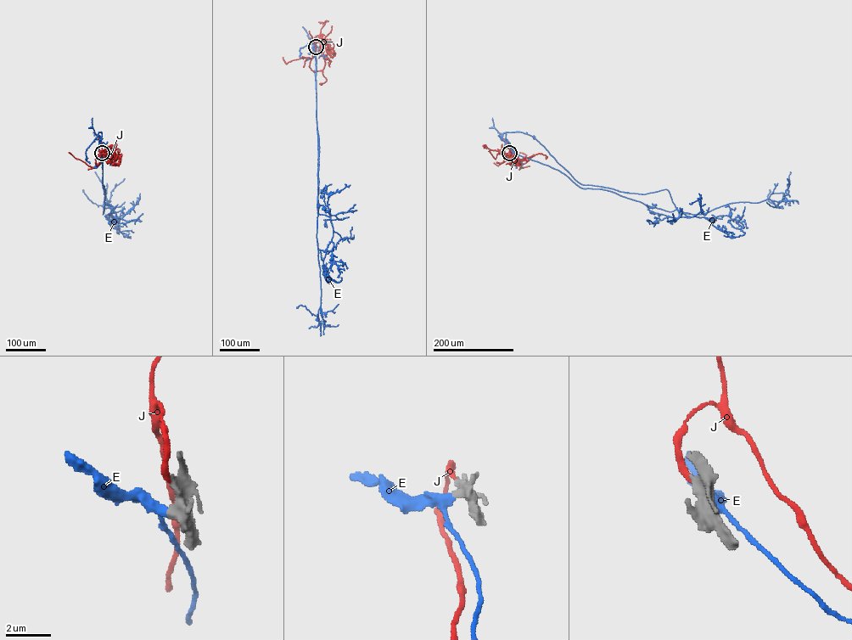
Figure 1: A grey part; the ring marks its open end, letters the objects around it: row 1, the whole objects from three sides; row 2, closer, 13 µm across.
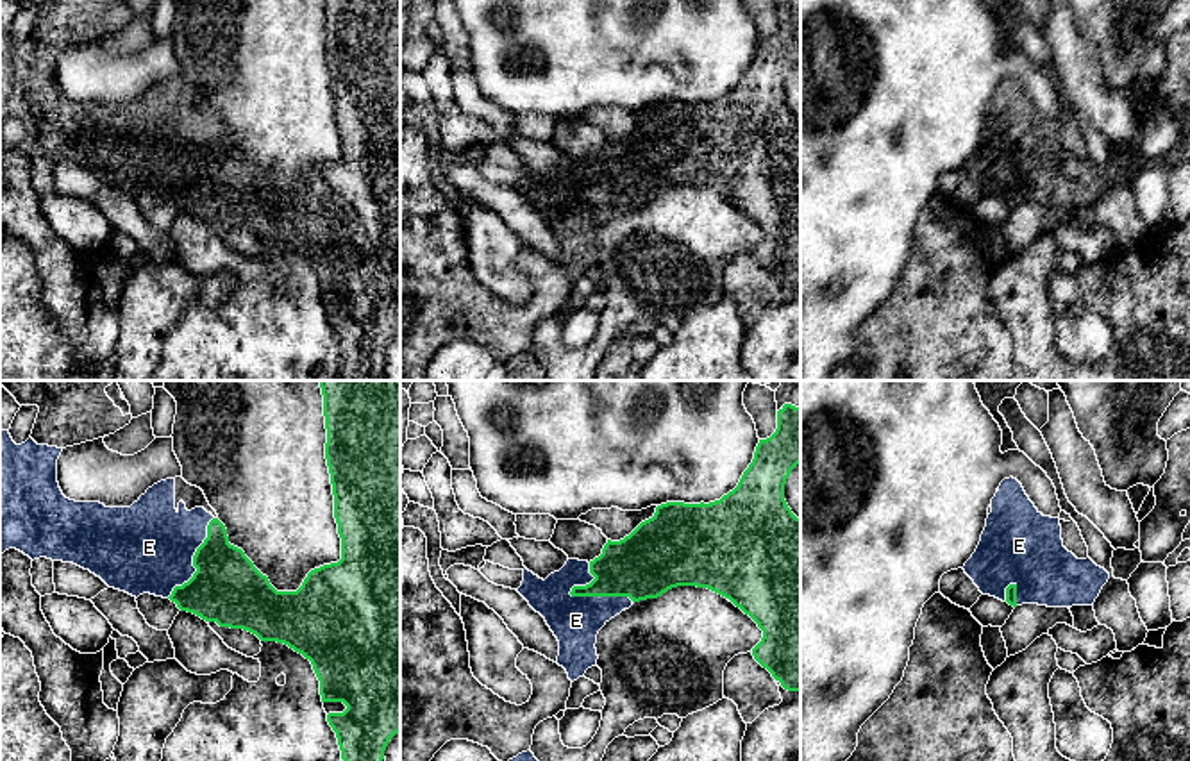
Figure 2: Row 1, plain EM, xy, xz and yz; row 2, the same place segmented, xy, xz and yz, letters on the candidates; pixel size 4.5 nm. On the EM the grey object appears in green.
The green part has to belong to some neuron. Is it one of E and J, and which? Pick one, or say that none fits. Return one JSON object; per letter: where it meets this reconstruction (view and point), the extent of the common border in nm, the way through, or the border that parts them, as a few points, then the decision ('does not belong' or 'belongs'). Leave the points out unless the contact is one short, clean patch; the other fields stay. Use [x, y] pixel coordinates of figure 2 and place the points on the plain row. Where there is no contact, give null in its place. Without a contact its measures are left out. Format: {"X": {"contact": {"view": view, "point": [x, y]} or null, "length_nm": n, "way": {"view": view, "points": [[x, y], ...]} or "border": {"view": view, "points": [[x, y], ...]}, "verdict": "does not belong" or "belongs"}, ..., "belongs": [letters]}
{"E": {"contact": {"view": "xz", "point": [601, 195]}, "length_nm": 300, "verdict": "belongs"}, "J": {"contact": null, "verdict": "does not belong"}, "belongs": ["E"]}

